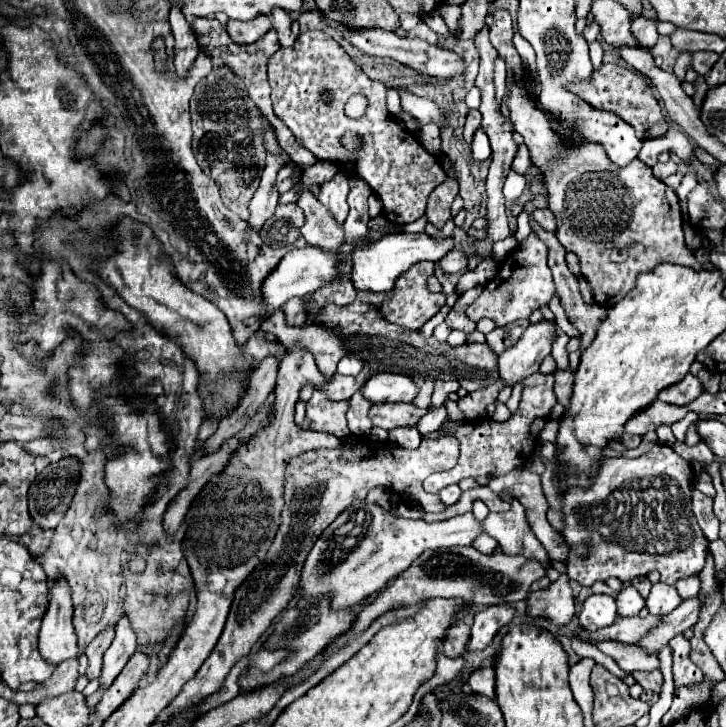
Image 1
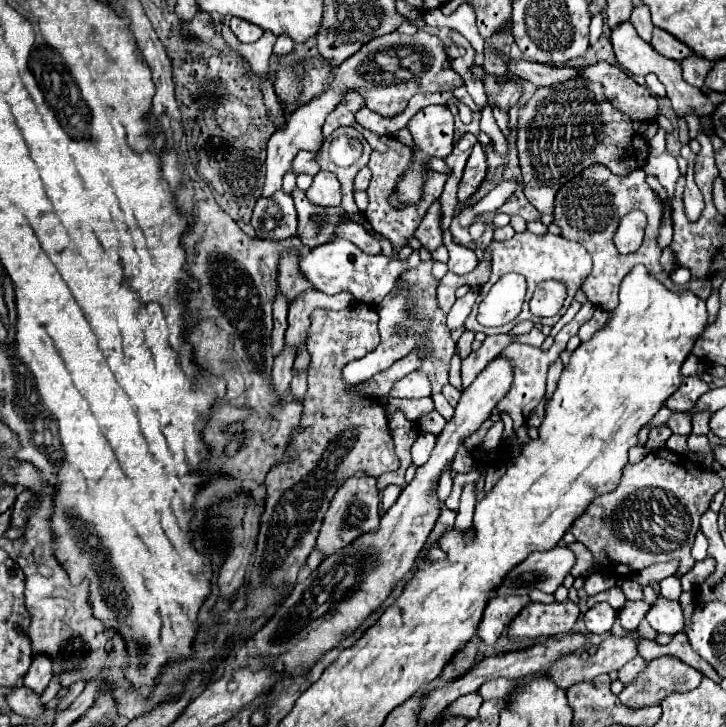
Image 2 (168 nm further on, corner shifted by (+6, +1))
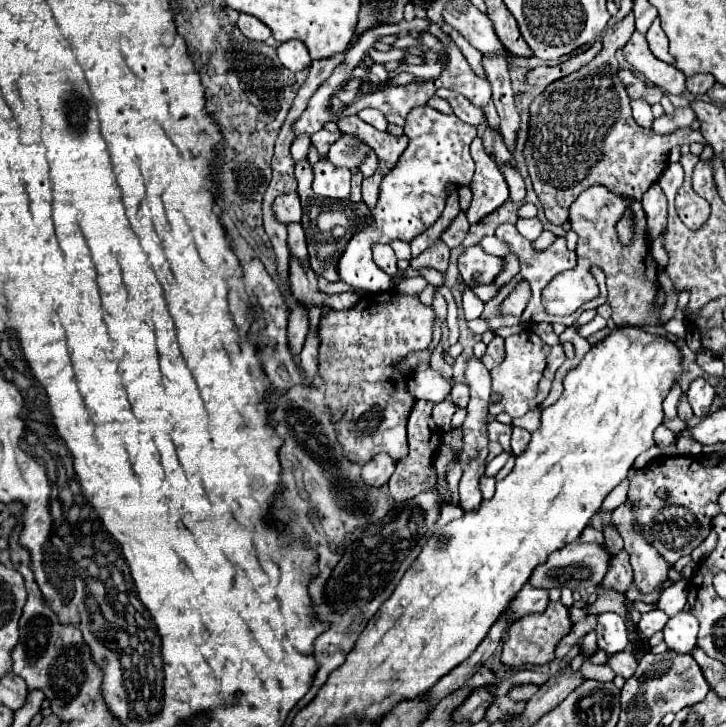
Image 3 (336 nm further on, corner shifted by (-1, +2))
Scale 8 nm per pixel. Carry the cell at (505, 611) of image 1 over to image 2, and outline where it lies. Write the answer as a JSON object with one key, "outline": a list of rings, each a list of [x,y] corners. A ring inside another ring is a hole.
{"outline":[[[494,596],[486,610],[484,610],[484,618],[480,622],[480,630],[478,630],[478,638],[486,644],[494,644],[500,634],[506,630],[506,626],[520,614],[520,610],[524,606],[528,606],[532,600],[530,596]]]}

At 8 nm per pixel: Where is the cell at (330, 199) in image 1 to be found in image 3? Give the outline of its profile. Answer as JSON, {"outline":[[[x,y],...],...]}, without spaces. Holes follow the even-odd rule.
{"outline":[[[327,159],[313,167],[313,191],[321,197],[347,199],[351,195],[351,171],[343,167],[333,167]]]}

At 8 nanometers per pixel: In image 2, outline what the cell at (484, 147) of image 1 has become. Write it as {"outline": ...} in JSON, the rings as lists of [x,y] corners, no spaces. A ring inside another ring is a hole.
{"outline":[[[476,144],[468,162],[466,162],[464,176],[462,176],[460,186],[458,186],[458,202],[464,204],[472,194],[476,194],[480,184],[486,180],[486,174],[488,174],[486,152],[484,152],[482,144]]]}

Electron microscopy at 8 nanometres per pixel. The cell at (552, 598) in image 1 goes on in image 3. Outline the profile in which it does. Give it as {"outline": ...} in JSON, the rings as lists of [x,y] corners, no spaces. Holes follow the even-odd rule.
{"outline":[[[549,603],[547,609],[543,613],[535,613],[535,615],[525,615],[519,621],[515,621],[509,627],[509,635],[503,643],[503,653],[501,653],[501,661],[505,665],[511,667],[519,667],[525,663],[533,663],[533,665],[543,665],[555,659],[555,647],[557,643],[573,629],[573,621],[571,621],[571,613],[569,607],[565,607],[563,603]]]}

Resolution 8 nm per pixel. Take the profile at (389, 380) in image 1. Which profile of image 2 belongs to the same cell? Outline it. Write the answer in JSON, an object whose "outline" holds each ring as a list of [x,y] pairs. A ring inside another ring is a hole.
{"outline":[[[410,372],[402,380],[398,380],[390,390],[392,398],[424,398],[430,394],[430,380],[422,372]]]}

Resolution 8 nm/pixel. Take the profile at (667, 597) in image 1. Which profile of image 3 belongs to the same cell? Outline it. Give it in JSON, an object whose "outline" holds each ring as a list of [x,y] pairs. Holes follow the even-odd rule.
{"outline":[[[679,611],[677,615],[669,617],[667,625],[663,627],[667,647],[677,653],[689,653],[695,647],[697,631],[699,621],[689,611]]]}

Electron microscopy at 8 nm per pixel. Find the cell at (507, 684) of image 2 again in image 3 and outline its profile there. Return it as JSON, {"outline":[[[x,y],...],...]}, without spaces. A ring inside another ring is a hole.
{"outline":[[[515,685],[515,687],[511,687],[511,691],[507,693],[511,699],[515,699],[515,701],[529,701],[531,697],[533,697],[533,693],[537,691],[539,687],[537,685]]]}

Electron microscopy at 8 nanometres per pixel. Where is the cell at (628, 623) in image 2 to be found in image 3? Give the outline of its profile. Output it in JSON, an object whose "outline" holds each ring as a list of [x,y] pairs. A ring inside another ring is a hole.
{"outline":[[[653,609],[653,611],[647,611],[647,613],[641,613],[641,619],[637,623],[639,631],[649,639],[655,631],[661,631],[663,625],[667,623],[667,613],[661,611],[661,609]]]}

